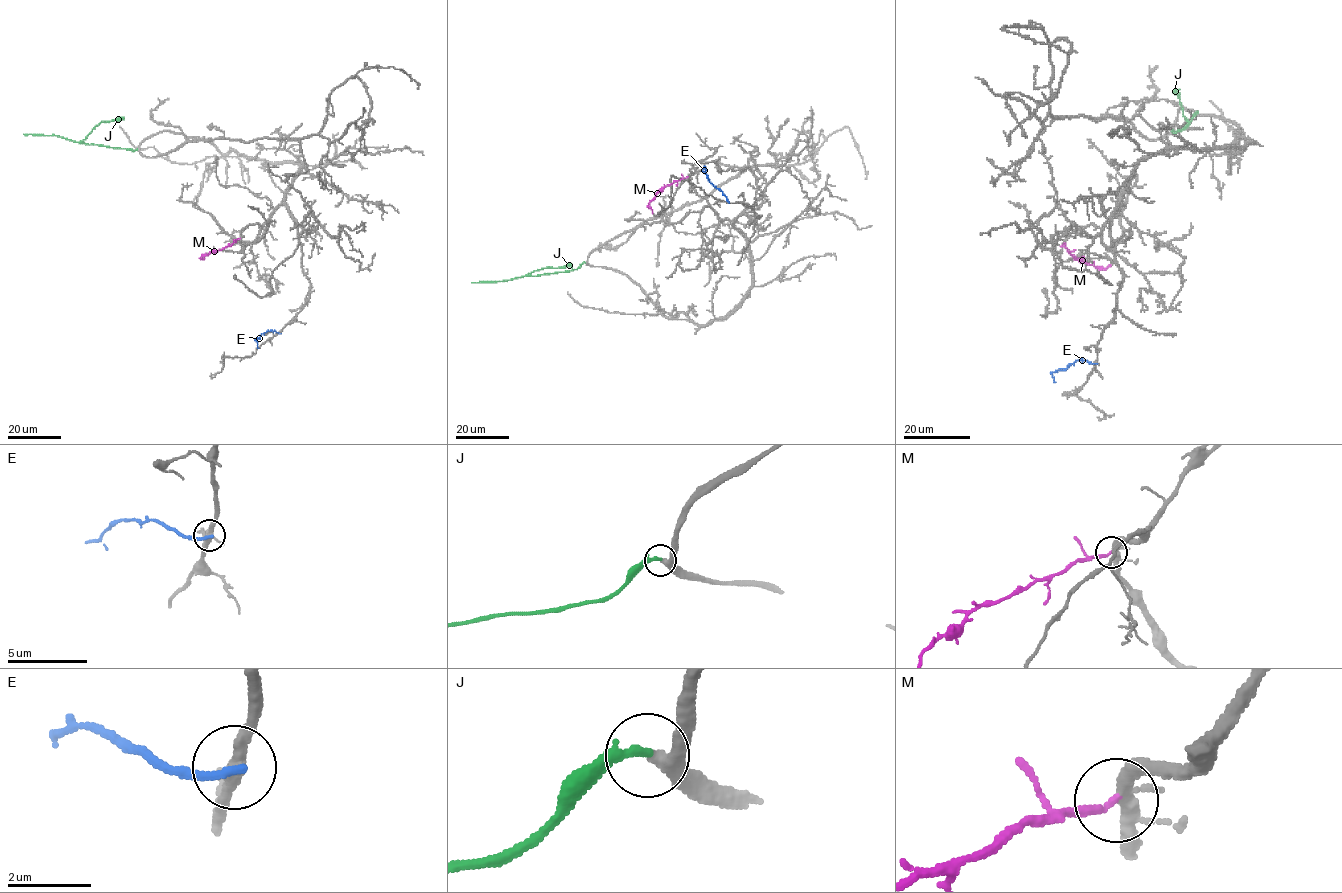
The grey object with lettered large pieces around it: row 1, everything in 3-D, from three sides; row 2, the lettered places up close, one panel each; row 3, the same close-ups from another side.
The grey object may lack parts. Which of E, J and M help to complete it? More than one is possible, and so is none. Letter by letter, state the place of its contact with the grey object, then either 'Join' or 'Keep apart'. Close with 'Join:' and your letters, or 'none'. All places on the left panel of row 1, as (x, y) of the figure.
E: Touches grey at (280, 333). Keep apart
J: Touches grey at (137, 149). Join
M: Touches grey at (239, 238). Keep apart
Join: J

